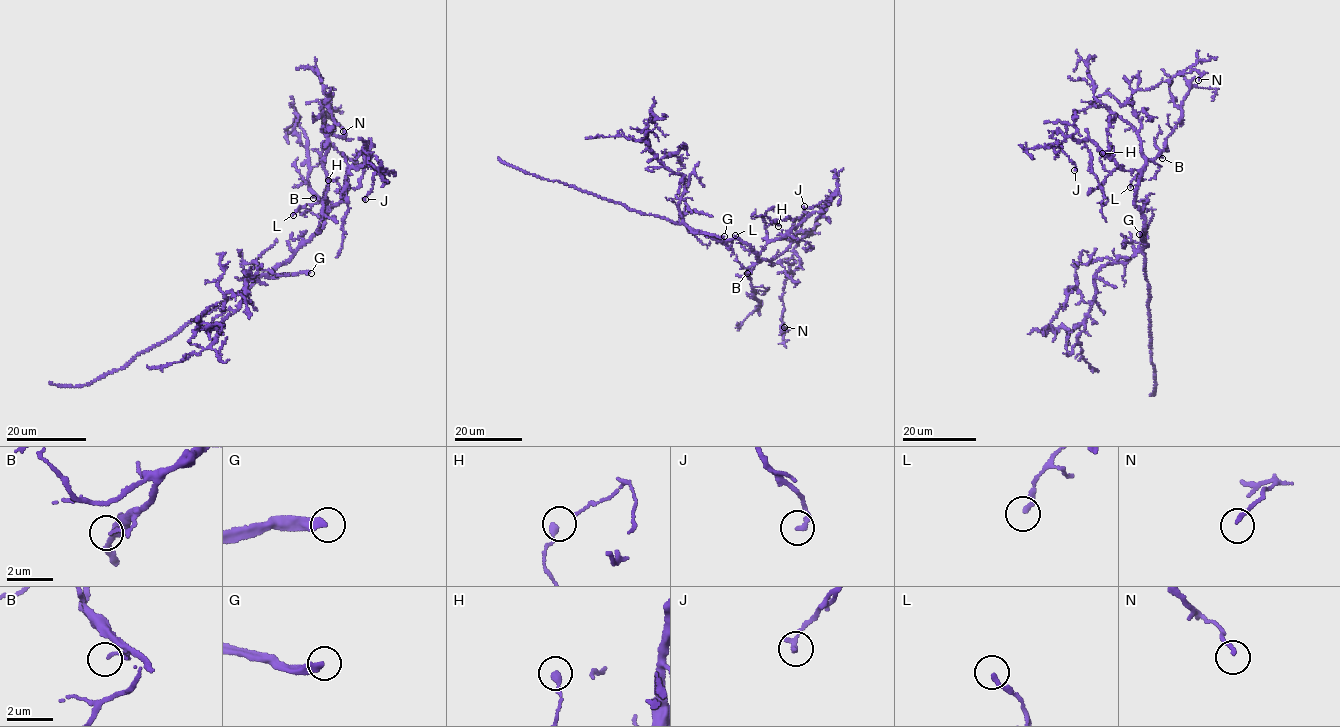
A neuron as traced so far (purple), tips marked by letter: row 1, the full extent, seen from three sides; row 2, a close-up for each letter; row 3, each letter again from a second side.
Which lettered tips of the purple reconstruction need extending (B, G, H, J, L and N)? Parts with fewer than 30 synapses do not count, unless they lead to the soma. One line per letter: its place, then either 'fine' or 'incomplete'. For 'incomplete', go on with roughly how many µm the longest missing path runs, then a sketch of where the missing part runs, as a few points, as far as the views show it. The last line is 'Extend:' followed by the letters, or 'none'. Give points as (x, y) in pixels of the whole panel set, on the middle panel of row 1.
B: at (747, 273); fine
G: at (724, 236); incomplete; about 160 µm are missing
H: at (778, 226); fine
J: at (804, 206); fine
L: at (735, 235); fine
N: at (784, 327); fine
Extend: G

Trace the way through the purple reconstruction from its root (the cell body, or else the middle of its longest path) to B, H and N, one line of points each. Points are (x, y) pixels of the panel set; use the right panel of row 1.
B: (1145, 228), (1134, 198), (1139, 177), (1145, 163), (1155, 157), (1162, 158)
H: (1145, 228), (1134, 198), (1140, 172), (1119, 168), (1105, 170), (1100, 160), (1102, 153)
N: (1145, 228), (1134, 198), (1145, 156), (1131, 96), (1178, 73), (1197, 70), (1203, 74), (1198, 80)

